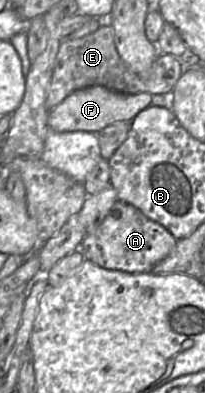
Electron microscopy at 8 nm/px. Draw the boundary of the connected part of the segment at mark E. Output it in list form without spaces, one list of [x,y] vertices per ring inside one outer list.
[[[104,20],[95,32],[79,39],[65,39],[61,42],[47,93],[46,107],[51,111],[74,91],[96,85],[128,94],[168,93],[173,91],[184,70],[185,64],[182,59],[170,54],[159,54],[149,70],[142,73],[132,72],[116,49],[111,24]]]

